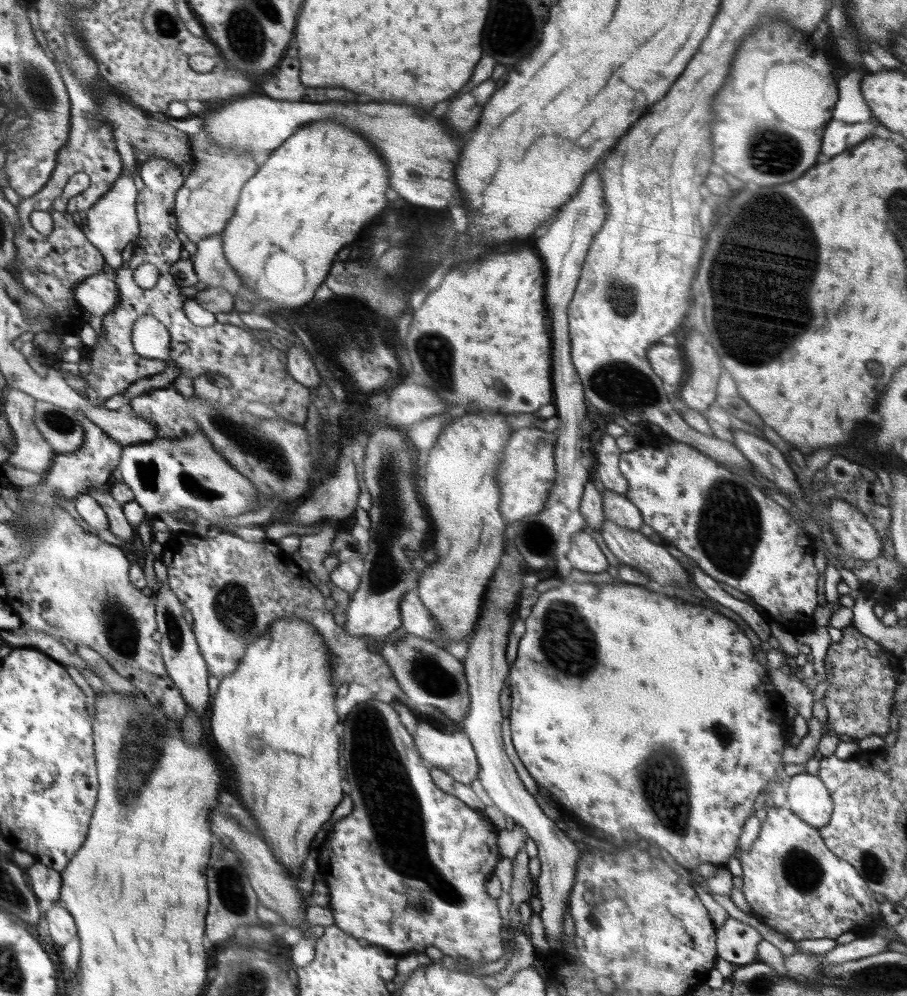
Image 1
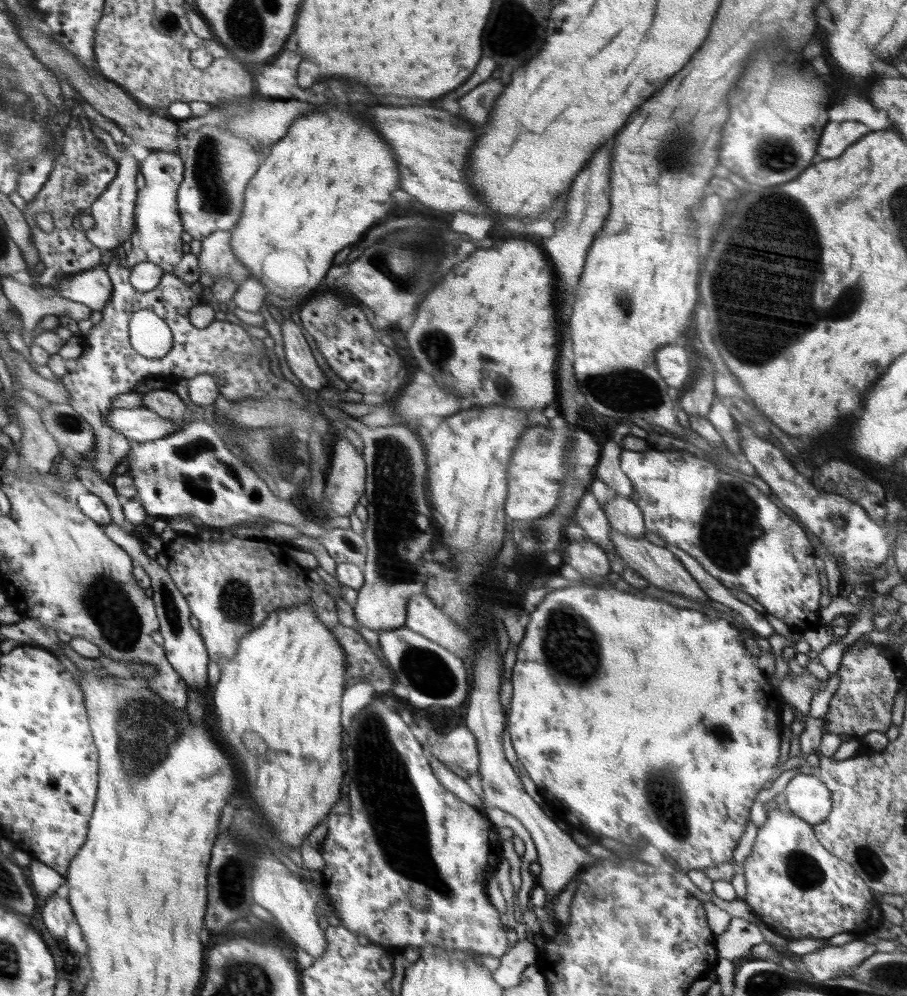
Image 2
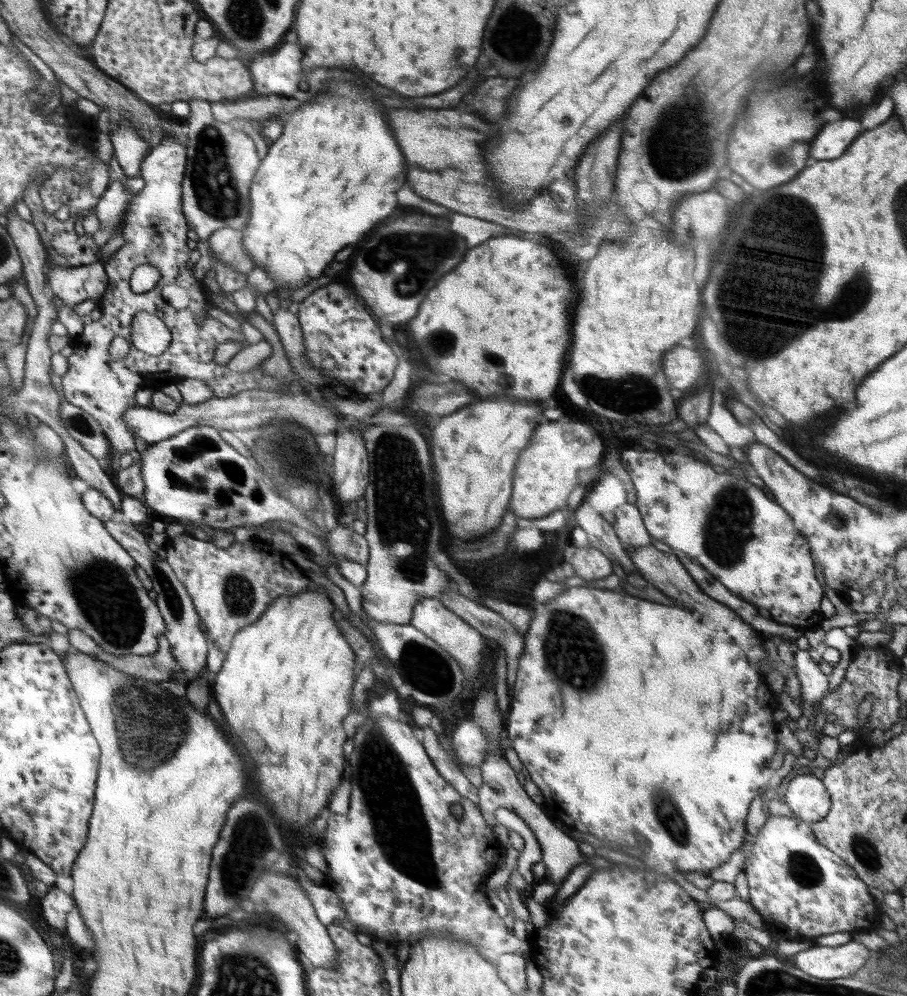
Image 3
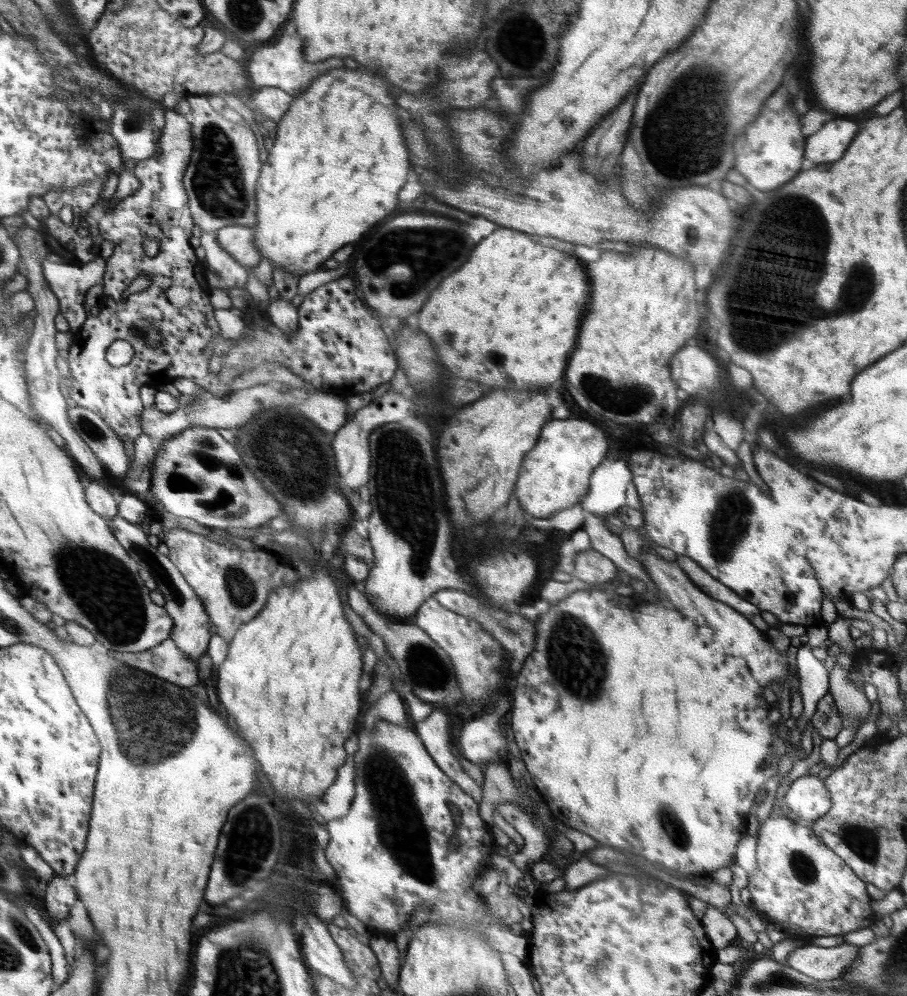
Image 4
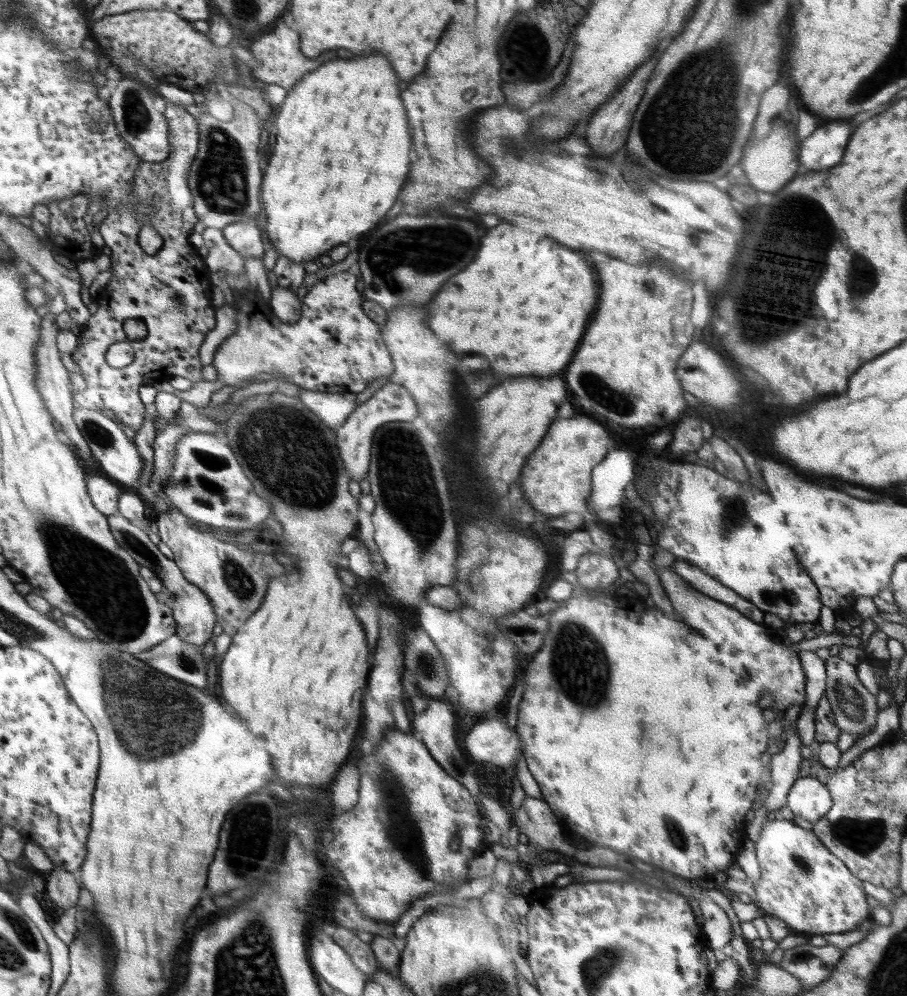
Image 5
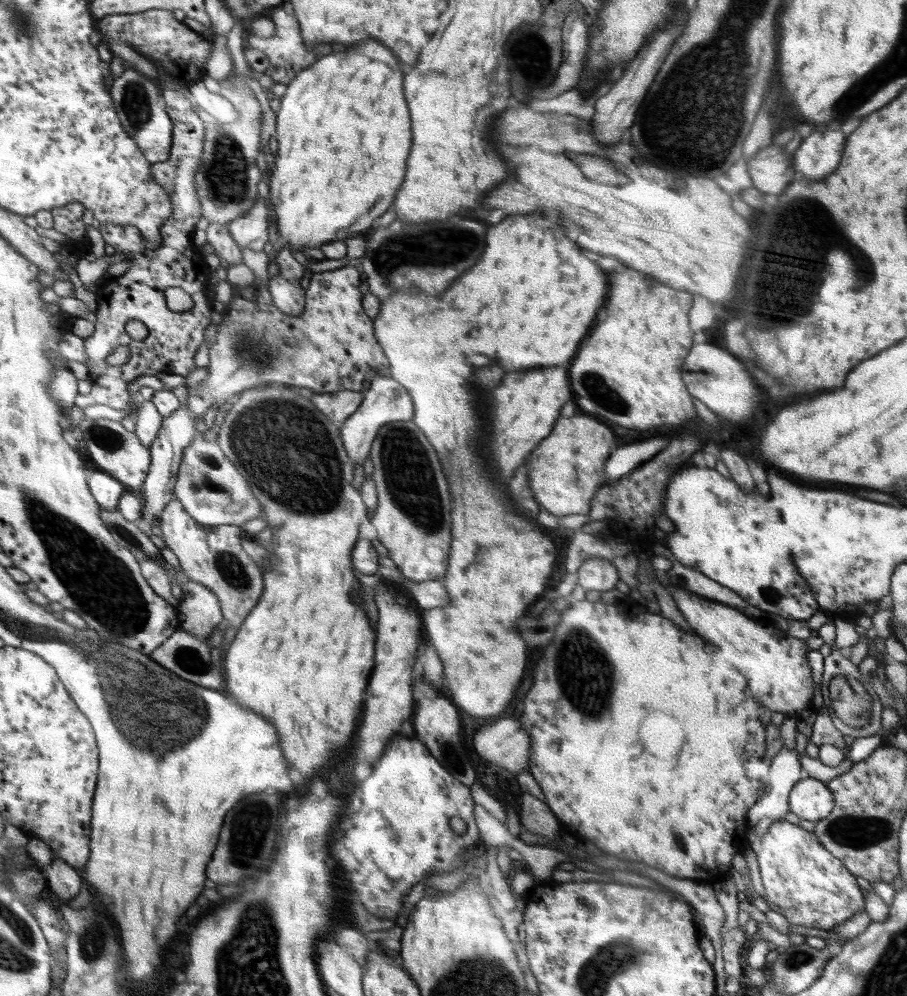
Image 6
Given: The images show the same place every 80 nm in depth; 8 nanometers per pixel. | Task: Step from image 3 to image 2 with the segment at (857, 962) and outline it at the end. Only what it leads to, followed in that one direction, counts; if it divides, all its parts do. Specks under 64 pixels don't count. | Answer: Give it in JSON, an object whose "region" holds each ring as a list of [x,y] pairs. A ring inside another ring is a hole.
{"region":[[[853,939],[841,946],[827,944],[820,950],[799,956],[799,960],[810,974],[814,974],[816,980],[828,980],[848,977],[848,972],[875,953],[874,944]]]}

